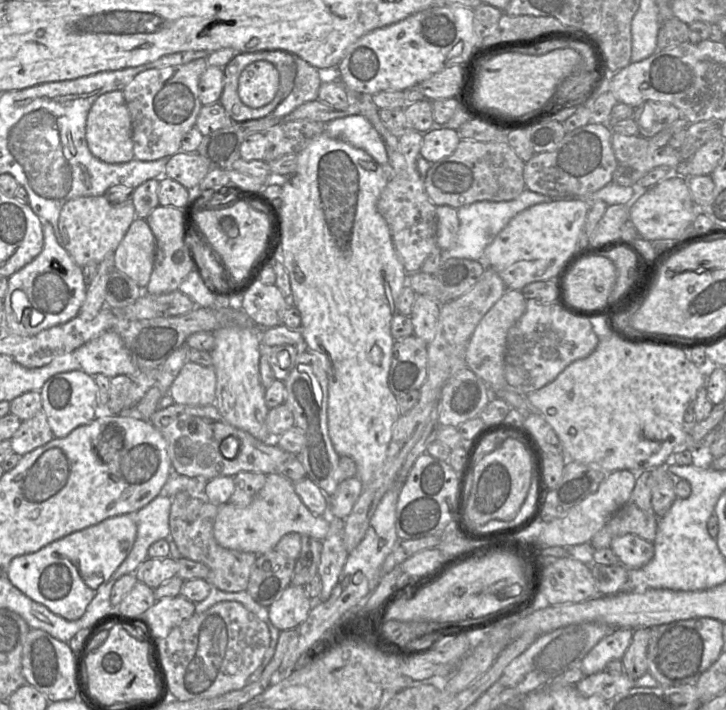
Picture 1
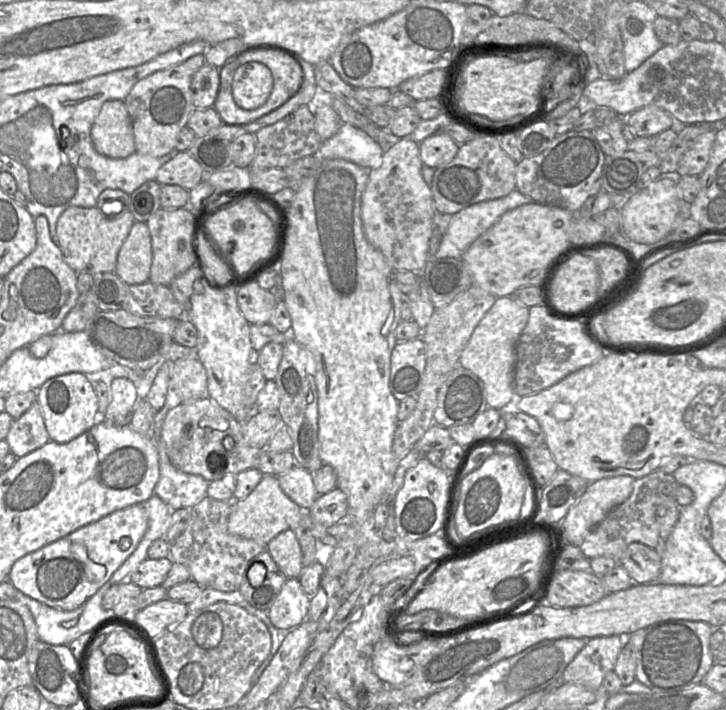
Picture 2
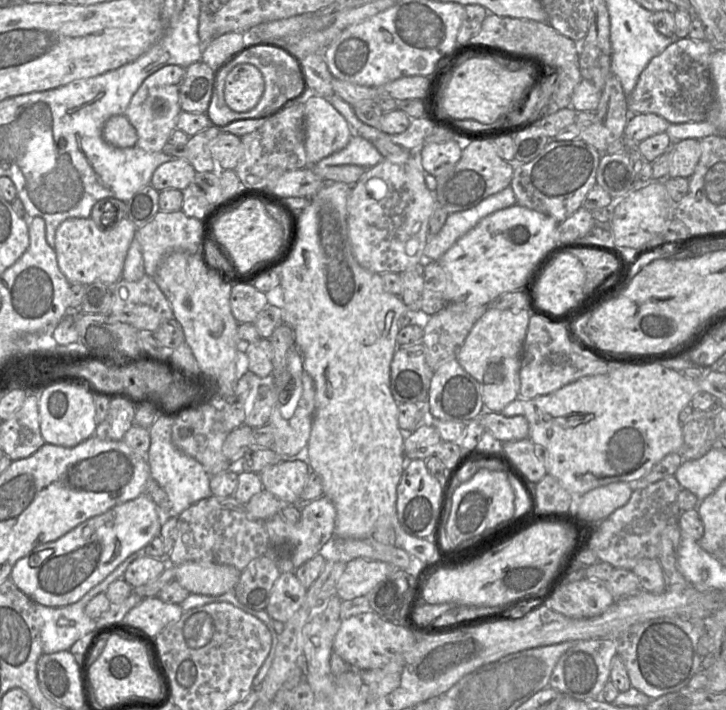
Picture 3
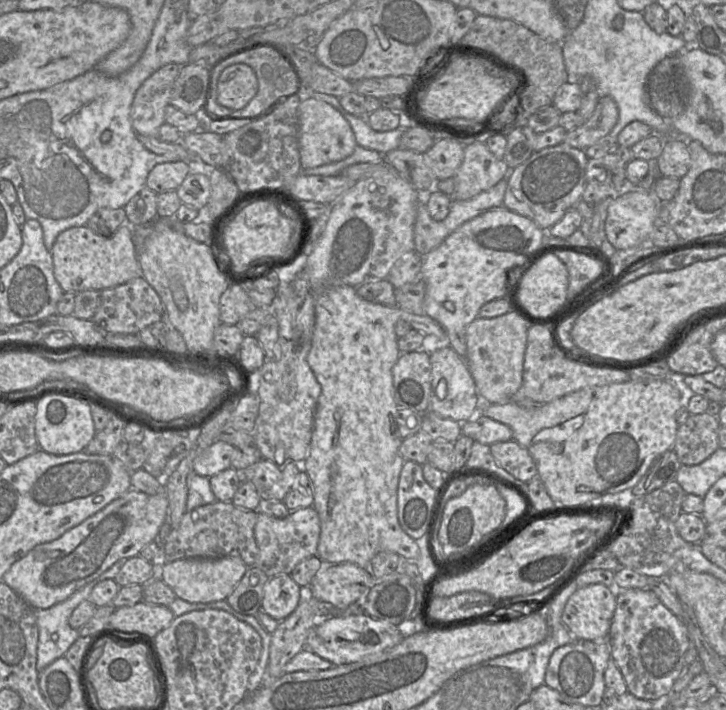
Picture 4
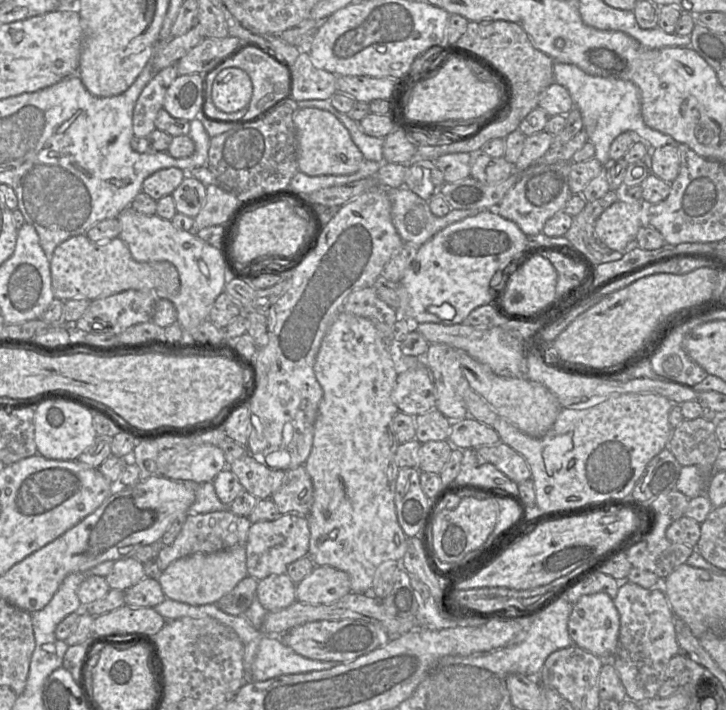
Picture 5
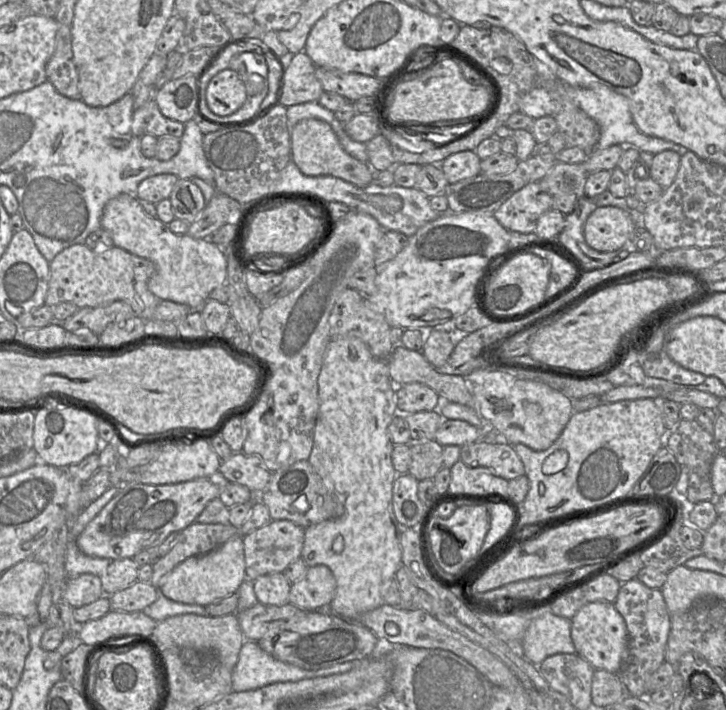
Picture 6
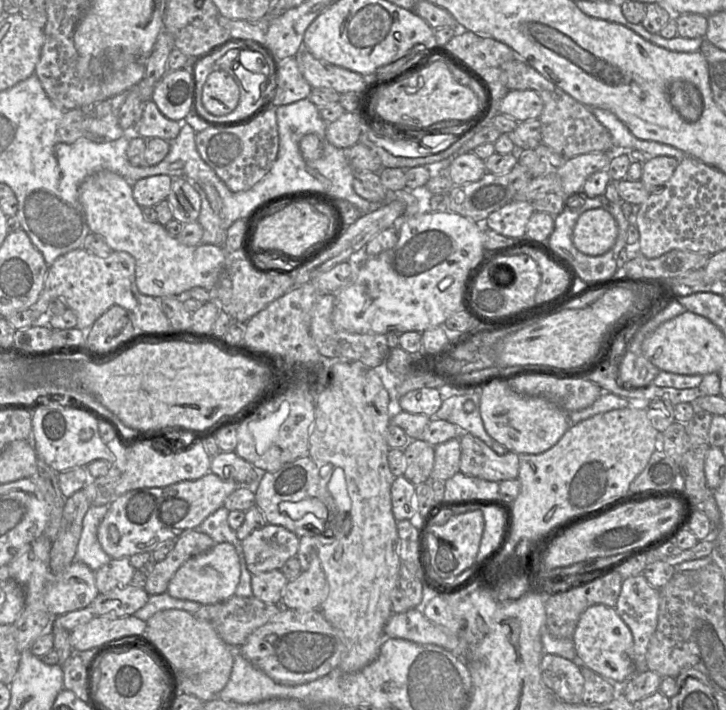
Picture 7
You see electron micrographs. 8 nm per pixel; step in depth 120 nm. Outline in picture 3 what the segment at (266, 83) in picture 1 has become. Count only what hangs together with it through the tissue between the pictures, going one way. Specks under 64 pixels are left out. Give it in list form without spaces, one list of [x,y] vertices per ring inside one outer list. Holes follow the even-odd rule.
[[[249,63],[238,64],[225,79],[225,103],[234,112],[248,112],[258,104],[264,88],[262,73],[257,67]]]

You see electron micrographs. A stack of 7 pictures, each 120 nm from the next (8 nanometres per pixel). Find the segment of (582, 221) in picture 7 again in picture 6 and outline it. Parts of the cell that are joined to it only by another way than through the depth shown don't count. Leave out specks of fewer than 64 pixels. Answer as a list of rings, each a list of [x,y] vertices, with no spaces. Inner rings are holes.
[[[614,206],[597,207],[583,228],[586,243],[599,252],[622,250],[634,232],[635,222],[631,214]]]

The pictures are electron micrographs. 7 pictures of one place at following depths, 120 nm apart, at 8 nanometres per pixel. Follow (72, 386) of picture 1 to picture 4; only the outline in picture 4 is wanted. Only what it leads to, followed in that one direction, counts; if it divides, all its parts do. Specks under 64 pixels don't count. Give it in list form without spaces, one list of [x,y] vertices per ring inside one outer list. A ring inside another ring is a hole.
[[[61,395],[46,396],[37,403],[35,434],[41,450],[57,456],[78,453],[86,449],[96,433],[91,405]]]

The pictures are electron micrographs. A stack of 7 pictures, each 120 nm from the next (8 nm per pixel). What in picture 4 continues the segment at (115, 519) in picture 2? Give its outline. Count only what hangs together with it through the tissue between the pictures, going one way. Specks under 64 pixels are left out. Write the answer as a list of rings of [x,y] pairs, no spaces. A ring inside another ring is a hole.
[[[130,489],[95,515],[66,531],[58,539],[34,547],[23,558],[12,564],[10,569],[4,574],[2,581],[33,609],[48,609],[69,598],[117,561],[139,555],[140,551],[148,543],[155,540],[161,526],[167,519],[168,505],[166,490],[165,493],[149,495]]]

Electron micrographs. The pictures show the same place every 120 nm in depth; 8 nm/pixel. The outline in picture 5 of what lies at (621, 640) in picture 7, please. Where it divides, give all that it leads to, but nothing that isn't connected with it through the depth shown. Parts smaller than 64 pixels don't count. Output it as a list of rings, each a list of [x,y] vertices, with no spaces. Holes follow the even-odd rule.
[[[606,593],[584,595],[573,604],[568,620],[568,632],[573,643],[603,659],[610,659],[618,645],[620,615],[614,600]]]

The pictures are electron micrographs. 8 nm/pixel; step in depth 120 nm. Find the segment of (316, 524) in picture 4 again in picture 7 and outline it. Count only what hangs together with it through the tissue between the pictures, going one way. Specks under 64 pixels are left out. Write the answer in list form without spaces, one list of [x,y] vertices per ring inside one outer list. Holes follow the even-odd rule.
[[[269,523],[252,531],[242,540],[247,569],[253,575],[280,570],[288,559],[296,556],[299,539],[285,527]]]

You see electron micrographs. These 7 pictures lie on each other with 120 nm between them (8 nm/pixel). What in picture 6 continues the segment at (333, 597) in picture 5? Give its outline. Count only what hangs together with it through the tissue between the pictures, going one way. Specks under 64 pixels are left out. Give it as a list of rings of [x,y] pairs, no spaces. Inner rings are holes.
[[[325,565],[308,567],[305,575],[292,583],[289,603],[303,610],[327,609],[337,588],[332,571]]]

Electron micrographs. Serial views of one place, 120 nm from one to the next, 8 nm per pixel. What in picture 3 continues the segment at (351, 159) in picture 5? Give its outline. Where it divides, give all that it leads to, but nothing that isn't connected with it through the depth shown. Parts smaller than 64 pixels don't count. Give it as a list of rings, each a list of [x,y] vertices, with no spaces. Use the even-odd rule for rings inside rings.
[[[308,92],[304,105],[305,151],[309,166],[345,148],[354,132],[327,98]]]

